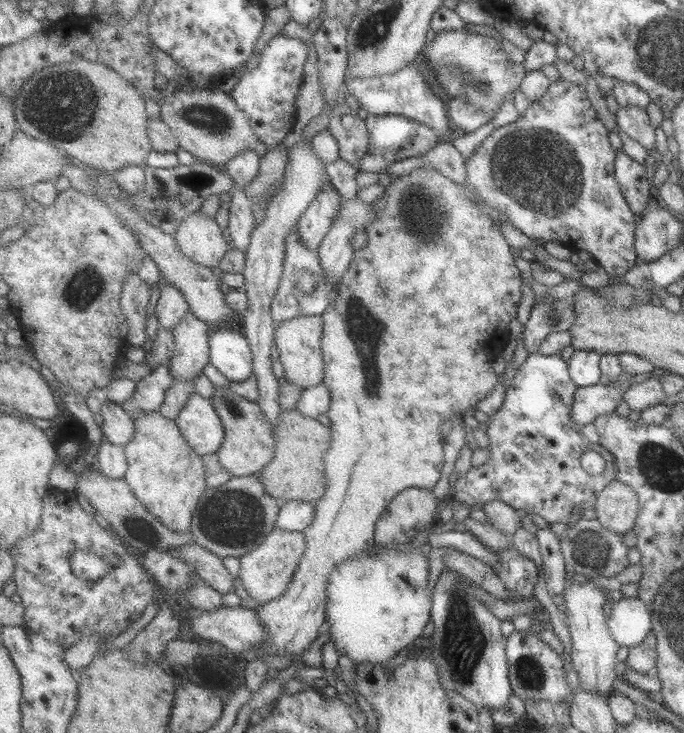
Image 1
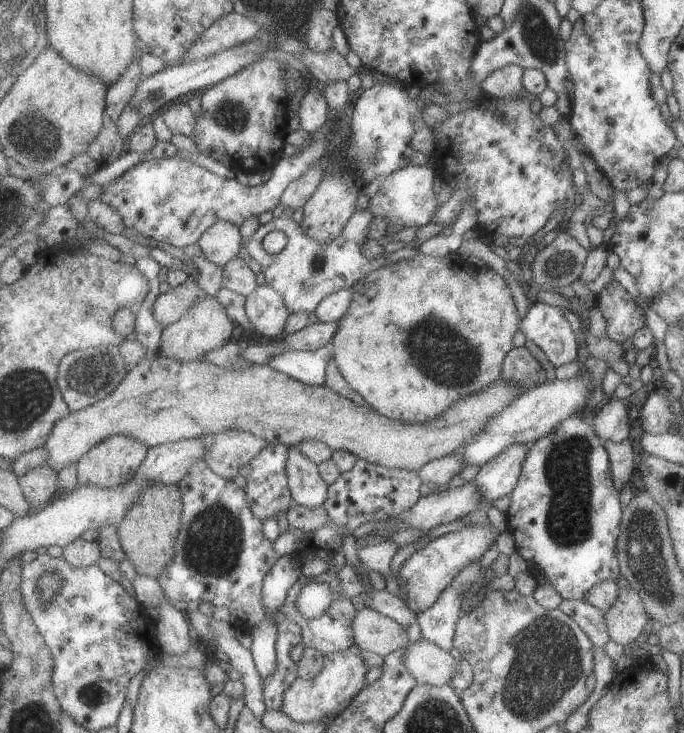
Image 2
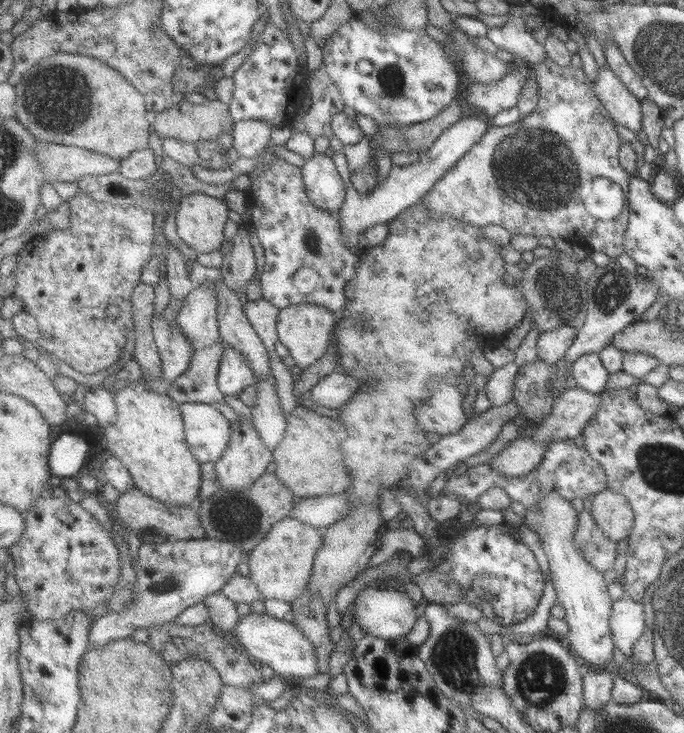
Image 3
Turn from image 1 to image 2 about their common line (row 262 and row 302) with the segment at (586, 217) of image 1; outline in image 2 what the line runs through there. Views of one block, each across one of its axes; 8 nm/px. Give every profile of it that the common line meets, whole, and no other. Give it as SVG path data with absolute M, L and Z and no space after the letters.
M609 282L596 295L596 304L606 322L606 337L622 343L645 326L645 314L617 282Z

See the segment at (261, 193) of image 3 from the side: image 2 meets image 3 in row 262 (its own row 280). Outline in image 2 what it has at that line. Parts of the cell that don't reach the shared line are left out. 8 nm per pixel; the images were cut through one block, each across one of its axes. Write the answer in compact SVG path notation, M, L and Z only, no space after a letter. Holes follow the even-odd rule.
M369 207L361 212L357 211L341 236L331 244L321 244L310 237L293 217L286 218L281 215L258 227L252 238L245 241L245 253L261 266L265 284L271 285L283 295L291 315L300 312L315 313L328 296L343 289L351 289L356 282L385 266L384 257L369 260L362 251L364 242L369 240L369 226L374 218ZM271 230L281 230L288 238L288 243L280 253L267 254L263 248L263 240Z

